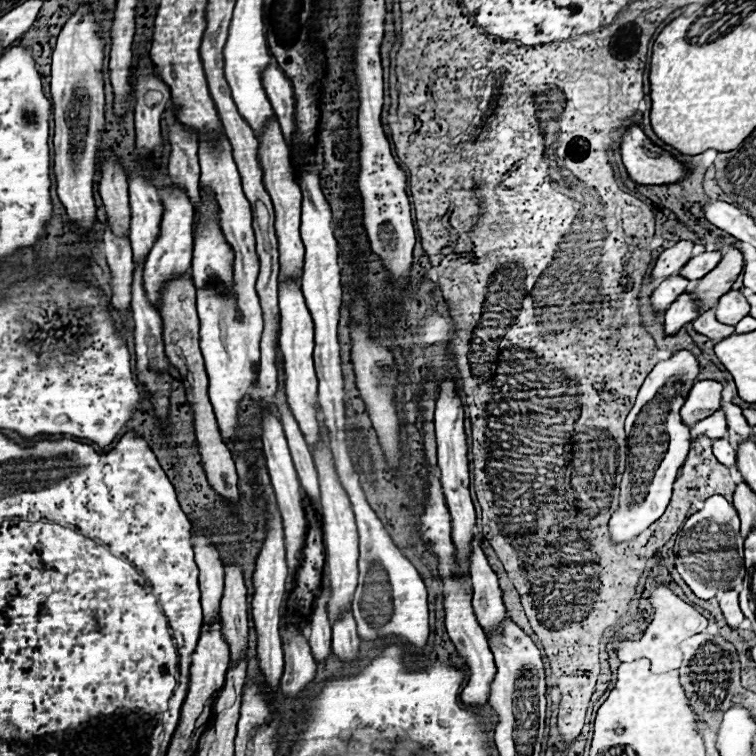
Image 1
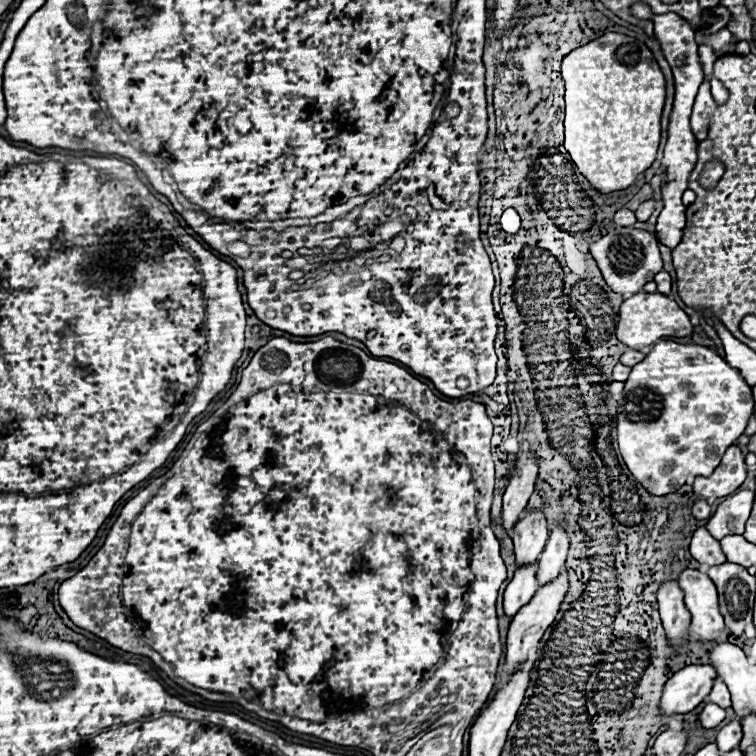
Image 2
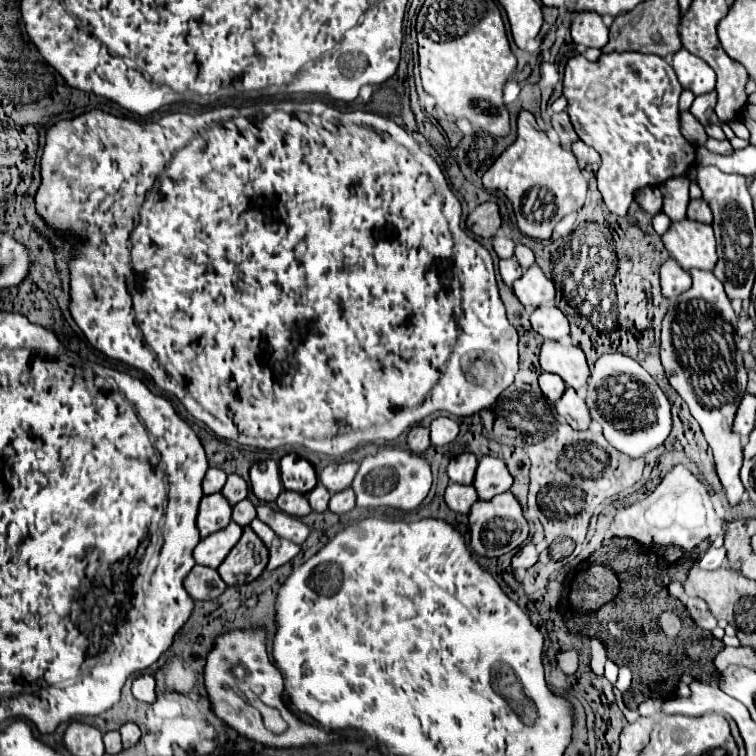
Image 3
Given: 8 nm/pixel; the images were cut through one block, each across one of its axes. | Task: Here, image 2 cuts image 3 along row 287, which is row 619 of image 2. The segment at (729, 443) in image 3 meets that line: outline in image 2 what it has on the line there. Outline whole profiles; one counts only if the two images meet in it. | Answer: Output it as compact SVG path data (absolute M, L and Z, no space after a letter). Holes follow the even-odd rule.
M686 568L678 576L678 584L684 592L684 604L692 614L690 638L714 640L714 634L724 628L722 614L718 612L716 586L704 570Z

